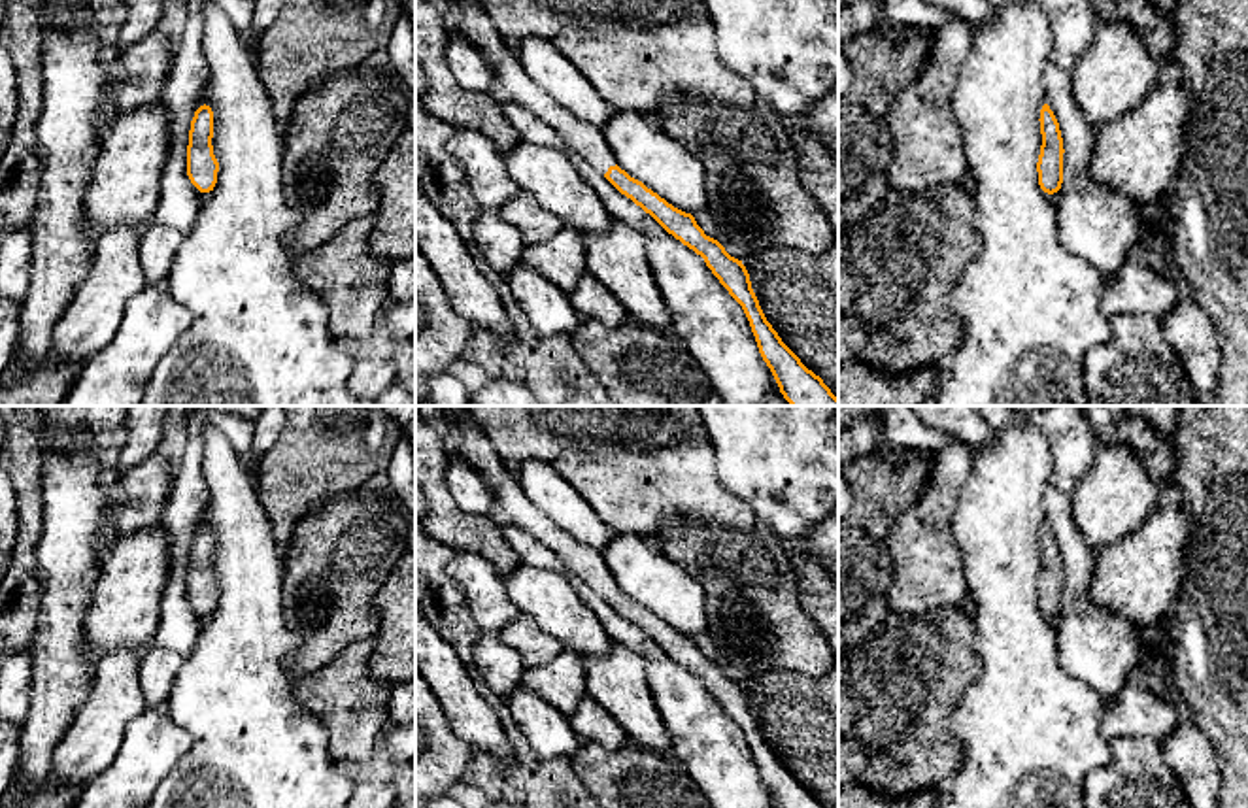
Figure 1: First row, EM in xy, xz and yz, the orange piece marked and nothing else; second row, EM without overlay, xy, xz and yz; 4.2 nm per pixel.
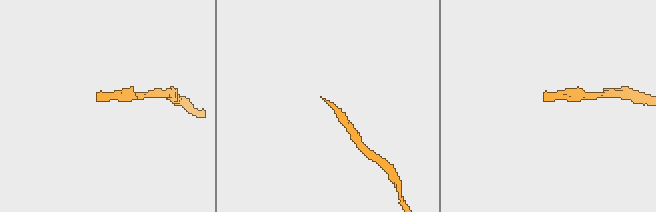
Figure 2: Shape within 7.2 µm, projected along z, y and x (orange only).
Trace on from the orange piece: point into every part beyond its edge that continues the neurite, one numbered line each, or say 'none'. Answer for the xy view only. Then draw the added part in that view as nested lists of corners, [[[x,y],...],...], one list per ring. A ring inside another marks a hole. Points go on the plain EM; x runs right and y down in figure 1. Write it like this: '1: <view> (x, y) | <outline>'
none

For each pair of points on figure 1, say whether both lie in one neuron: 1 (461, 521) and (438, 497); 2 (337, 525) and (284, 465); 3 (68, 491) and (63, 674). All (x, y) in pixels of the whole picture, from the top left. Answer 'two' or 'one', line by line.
1: one
2: two
3: one

